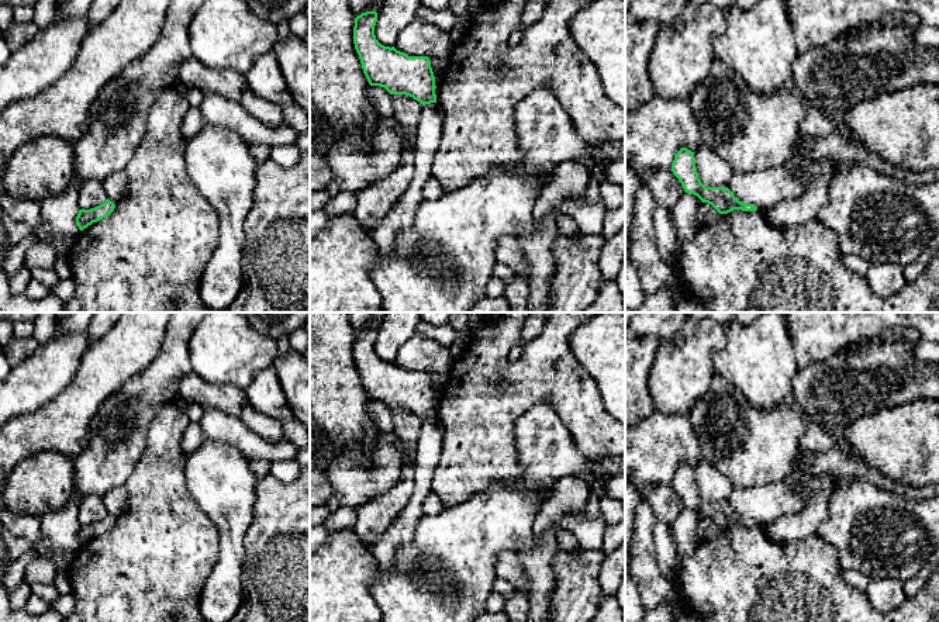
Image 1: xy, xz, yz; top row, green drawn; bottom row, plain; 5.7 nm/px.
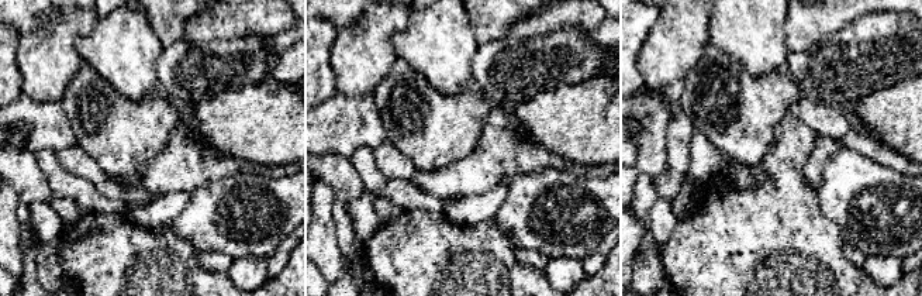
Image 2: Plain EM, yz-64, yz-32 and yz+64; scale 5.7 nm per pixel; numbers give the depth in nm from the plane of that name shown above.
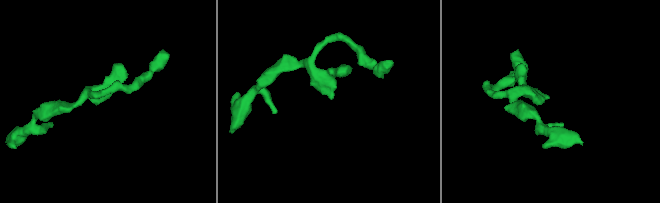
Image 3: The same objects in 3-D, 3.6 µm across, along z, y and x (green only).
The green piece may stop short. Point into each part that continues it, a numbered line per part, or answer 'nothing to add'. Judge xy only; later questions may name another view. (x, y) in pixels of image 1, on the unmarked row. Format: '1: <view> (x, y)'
1: xy (116, 501)

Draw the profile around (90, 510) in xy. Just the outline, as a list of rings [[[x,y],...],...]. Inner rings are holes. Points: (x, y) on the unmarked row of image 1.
[[[89,495],[80,500],[79,504],[79,523],[80,525],[90,525],[103,518],[106,518],[107,509],[103,504],[101,495]]]

